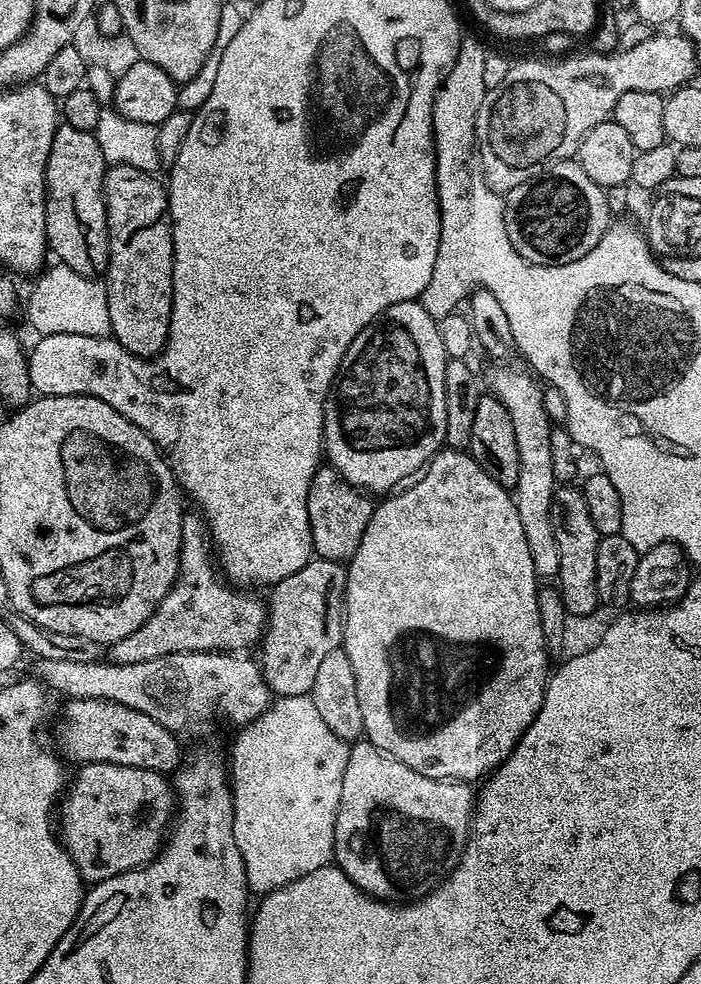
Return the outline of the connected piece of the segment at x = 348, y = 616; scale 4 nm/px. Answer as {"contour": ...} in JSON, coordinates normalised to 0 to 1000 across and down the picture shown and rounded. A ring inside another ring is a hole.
{"contour":[[[635,454],[611,468],[602,483],[588,491],[575,498],[549,503],[544,507],[548,509],[532,515],[528,530],[522,530],[522,543],[516,543],[511,559],[495,570],[488,658],[499,669],[499,677],[505,677],[522,751],[551,762],[551,766],[568,770],[568,774],[585,778],[585,783],[608,787],[608,791],[679,795],[679,792],[683,794],[709,784],[713,775],[736,761],[736,755],[762,734],[776,712],[776,700],[782,698],[785,664],[773,648],[773,628],[767,628],[767,586],[762,567],[756,567],[756,555],[750,552],[732,501],[705,490],[705,486],[699,486],[666,458]]]}

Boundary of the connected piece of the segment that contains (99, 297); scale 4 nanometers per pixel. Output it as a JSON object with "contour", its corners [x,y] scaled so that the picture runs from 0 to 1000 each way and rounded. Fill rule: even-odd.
{"contour":[[[78,267],[54,283],[57,284],[41,305],[37,321],[41,329],[57,341],[103,338],[120,342],[154,341],[157,331],[153,290],[136,282],[111,278],[88,267]]]}

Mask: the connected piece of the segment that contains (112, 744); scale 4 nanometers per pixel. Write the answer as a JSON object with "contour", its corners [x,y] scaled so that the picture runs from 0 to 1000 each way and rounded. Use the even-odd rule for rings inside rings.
{"contour":[[[140,709],[98,710],[91,720],[91,729],[80,740],[84,763],[110,777],[134,774],[157,774],[168,778],[191,778],[220,783],[230,787],[250,786],[260,775],[252,745],[237,742],[220,730],[174,717],[168,713]]]}

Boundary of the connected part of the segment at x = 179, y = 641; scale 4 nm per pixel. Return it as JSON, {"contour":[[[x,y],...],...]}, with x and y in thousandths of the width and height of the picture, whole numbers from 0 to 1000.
{"contour":[[[282,518],[264,519],[251,590],[197,640],[158,655],[158,674],[214,673],[214,669],[255,663],[337,665],[348,661],[342,659],[369,655],[379,639],[379,614],[365,606],[364,601],[328,596],[311,576],[291,524]]]}

